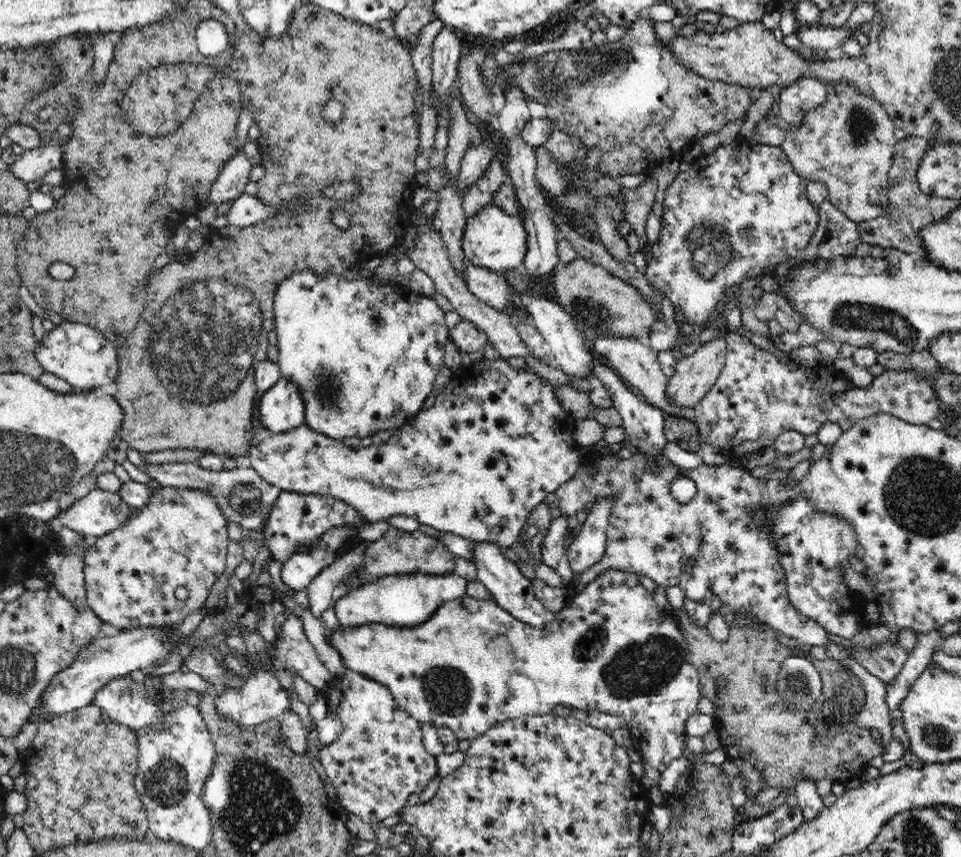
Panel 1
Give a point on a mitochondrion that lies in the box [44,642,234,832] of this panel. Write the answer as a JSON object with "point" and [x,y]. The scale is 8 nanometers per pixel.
{"point":[167,783]}

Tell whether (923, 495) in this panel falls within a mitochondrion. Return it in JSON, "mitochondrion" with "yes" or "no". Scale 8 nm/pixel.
{"mitochondrion":"yes"}

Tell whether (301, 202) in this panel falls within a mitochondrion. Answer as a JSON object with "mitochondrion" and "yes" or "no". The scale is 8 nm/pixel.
{"mitochondrion":"no"}

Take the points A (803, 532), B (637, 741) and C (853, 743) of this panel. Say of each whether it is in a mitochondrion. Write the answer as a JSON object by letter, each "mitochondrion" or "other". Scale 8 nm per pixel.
{"A":"mitochondrion","B":"other","C":"other"}

